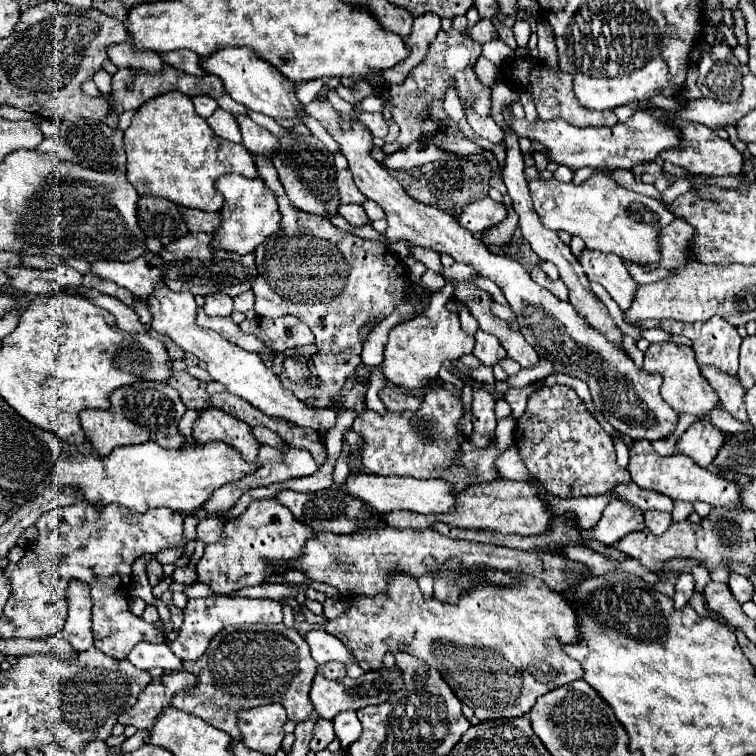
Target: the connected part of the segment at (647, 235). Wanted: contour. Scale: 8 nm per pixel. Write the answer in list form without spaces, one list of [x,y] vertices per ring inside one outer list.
[[[600,172],[592,174],[578,186],[574,182],[558,182],[556,178],[550,178],[534,180],[528,184],[528,188],[534,210],[546,228],[580,236],[590,250],[612,252],[624,260],[634,260],[638,264],[650,264],[660,258],[660,230],[674,220],[674,214],[670,214],[660,200],[620,188],[616,182],[612,182],[610,176]]]

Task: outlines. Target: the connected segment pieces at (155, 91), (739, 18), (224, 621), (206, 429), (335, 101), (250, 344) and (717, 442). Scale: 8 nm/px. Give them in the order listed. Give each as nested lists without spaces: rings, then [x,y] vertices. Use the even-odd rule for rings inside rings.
[[[164,66],[164,70],[160,74],[150,74],[150,72],[144,72],[144,70],[132,70],[132,68],[120,68],[116,74],[112,74],[112,90],[110,90],[110,98],[108,98],[108,104],[112,110],[116,110],[118,114],[126,112],[126,110],[136,110],[140,108],[144,102],[148,102],[150,98],[156,98],[160,94],[166,94],[166,92],[172,92],[172,90],[178,90],[186,96],[196,96],[196,94],[208,94],[212,96],[220,108],[232,112],[232,114],[248,114],[246,106],[238,104],[236,100],[230,98],[230,94],[226,92],[224,84],[220,82],[220,78],[208,74],[208,76],[190,76],[190,74],[184,74],[172,66]]]
[[[734,10],[732,12],[732,18],[734,18],[734,34],[738,38],[738,44],[740,46],[746,46],[746,26],[744,26],[744,16],[740,14],[740,10]]]
[[[208,596],[208,598],[196,598],[188,600],[184,608],[184,622],[180,628],[178,638],[170,644],[172,652],[180,660],[196,660],[204,654],[208,648],[208,642],[218,634],[224,626],[230,624],[242,624],[242,622],[282,622],[282,602],[276,600],[252,600],[252,598],[230,598],[230,596]]]
[[[208,408],[200,412],[192,426],[192,436],[202,438],[202,442],[222,440],[240,450],[246,462],[256,462],[258,442],[252,438],[252,428],[222,410]]]
[[[328,90],[327,99],[336,111],[348,113],[352,119],[355,118],[353,113],[353,105],[343,100],[335,90]]]
[[[198,308],[198,316],[196,316],[196,322],[204,328],[210,328],[214,332],[218,332],[222,338],[226,338],[228,342],[240,346],[240,348],[246,348],[248,352],[258,352],[258,354],[264,354],[262,348],[264,344],[252,336],[252,334],[246,334],[240,330],[238,324],[232,322],[232,318],[212,318],[208,314],[204,314],[202,308]]]
[[[708,416],[698,418],[678,440],[678,450],[690,456],[698,466],[708,468],[712,458],[716,458],[716,450],[720,450],[724,442],[724,432],[716,428]]]

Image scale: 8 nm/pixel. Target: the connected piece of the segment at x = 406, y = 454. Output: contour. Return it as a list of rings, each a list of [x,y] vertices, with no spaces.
[[[456,378],[456,388],[458,394],[450,390],[434,390],[424,394],[420,408],[414,412],[406,410],[404,414],[392,414],[386,410],[386,414],[378,414],[370,408],[364,408],[364,412],[354,420],[354,432],[362,438],[358,452],[362,466],[372,474],[384,474],[384,476],[412,476],[420,480],[444,478],[454,488],[454,494],[460,494],[466,488],[482,482],[492,482],[496,478],[494,462],[500,456],[500,452],[496,452],[496,448],[476,448],[464,434],[458,432],[456,424],[464,416],[464,404],[460,398],[464,382],[460,378]]]

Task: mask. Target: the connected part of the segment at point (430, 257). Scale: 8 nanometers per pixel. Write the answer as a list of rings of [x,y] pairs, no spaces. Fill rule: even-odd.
[[[410,246],[410,256],[412,256],[416,262],[422,262],[428,270],[434,270],[434,272],[440,272],[440,270],[442,270],[440,254],[436,254],[434,250],[420,248],[420,246]]]

